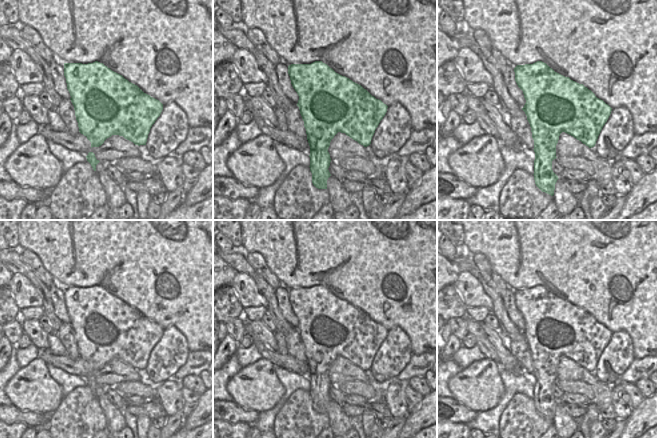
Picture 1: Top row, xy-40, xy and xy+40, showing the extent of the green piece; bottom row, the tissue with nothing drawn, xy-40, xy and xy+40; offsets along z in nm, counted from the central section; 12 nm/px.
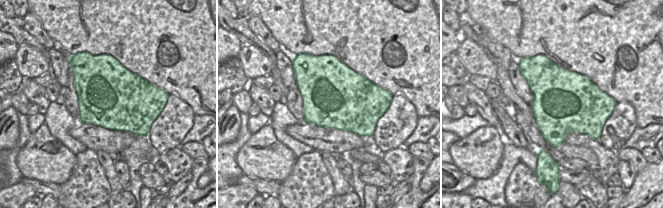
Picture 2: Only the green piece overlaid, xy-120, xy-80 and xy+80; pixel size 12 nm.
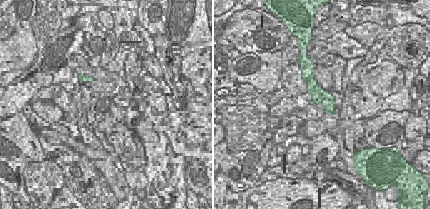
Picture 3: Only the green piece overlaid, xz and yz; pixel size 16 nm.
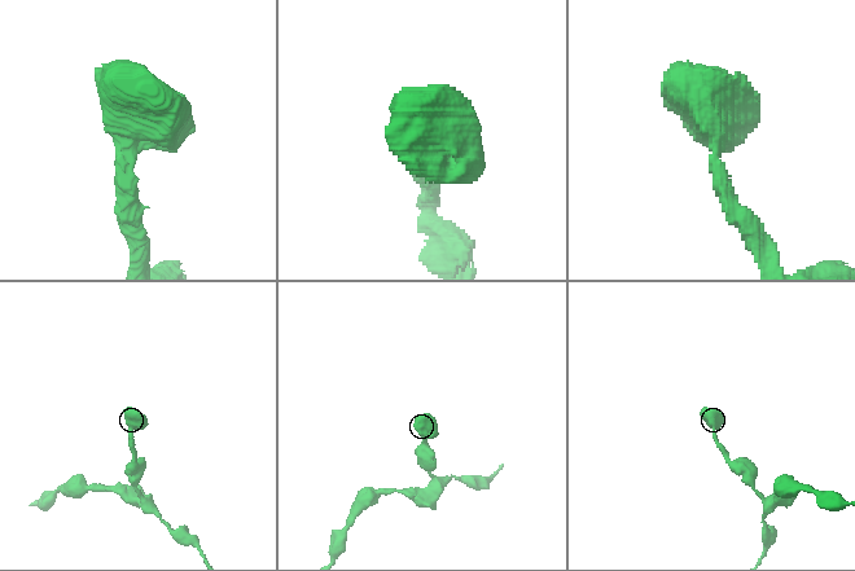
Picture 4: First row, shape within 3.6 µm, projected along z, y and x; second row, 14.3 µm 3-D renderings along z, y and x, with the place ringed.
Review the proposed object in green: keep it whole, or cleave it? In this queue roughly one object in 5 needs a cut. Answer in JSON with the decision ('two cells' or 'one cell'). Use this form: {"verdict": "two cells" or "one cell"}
{"verdict": "one cell"}

